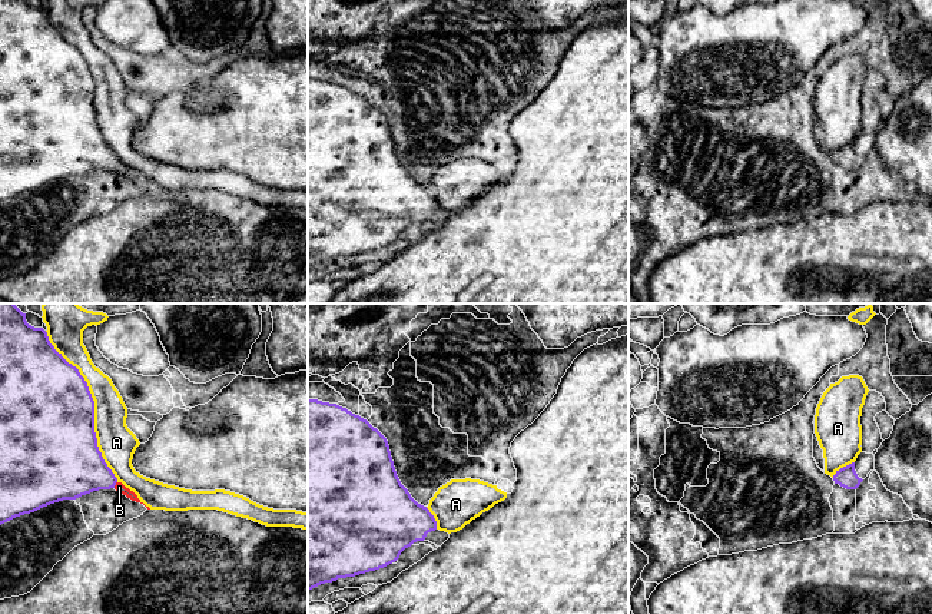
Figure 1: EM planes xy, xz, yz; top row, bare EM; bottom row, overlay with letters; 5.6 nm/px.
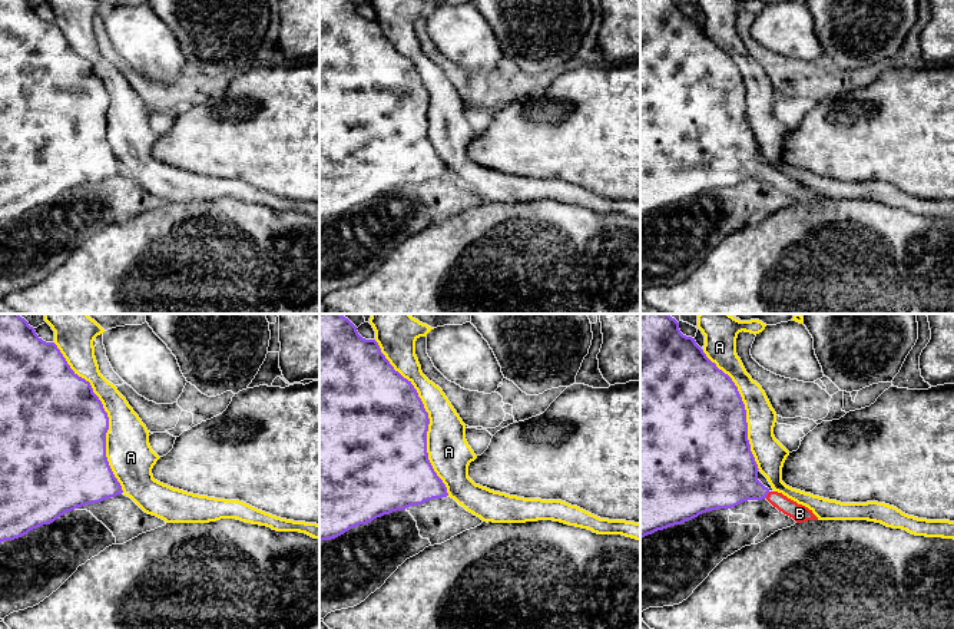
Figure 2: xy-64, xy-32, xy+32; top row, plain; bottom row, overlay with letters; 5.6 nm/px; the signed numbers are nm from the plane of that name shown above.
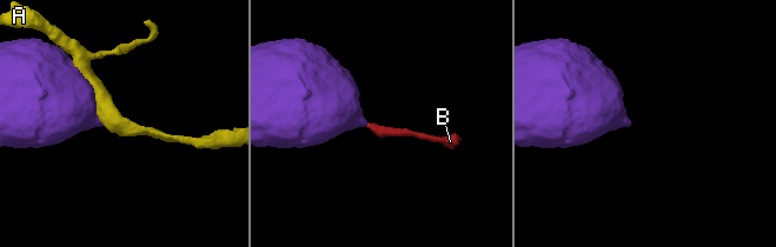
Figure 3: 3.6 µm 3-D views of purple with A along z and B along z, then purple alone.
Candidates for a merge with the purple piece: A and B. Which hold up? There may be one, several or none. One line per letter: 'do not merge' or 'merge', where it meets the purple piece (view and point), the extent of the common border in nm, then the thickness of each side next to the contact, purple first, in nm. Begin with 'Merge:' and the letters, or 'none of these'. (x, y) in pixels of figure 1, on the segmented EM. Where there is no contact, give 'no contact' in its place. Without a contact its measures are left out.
Merge: B
A: do not merge; meets purple in xy at (93, 405); contact 950 nm long; 500 nm thick on the purple side, 200 nm on the other
B: merge; meets purple in xy at (115, 484); contact 40 nm long; 320 nm thick on the purple side, 50 nm on the other

